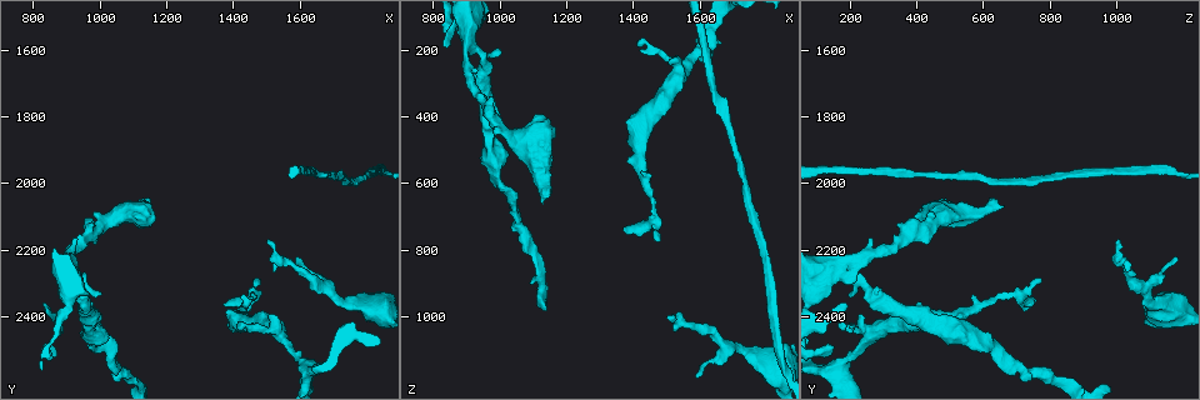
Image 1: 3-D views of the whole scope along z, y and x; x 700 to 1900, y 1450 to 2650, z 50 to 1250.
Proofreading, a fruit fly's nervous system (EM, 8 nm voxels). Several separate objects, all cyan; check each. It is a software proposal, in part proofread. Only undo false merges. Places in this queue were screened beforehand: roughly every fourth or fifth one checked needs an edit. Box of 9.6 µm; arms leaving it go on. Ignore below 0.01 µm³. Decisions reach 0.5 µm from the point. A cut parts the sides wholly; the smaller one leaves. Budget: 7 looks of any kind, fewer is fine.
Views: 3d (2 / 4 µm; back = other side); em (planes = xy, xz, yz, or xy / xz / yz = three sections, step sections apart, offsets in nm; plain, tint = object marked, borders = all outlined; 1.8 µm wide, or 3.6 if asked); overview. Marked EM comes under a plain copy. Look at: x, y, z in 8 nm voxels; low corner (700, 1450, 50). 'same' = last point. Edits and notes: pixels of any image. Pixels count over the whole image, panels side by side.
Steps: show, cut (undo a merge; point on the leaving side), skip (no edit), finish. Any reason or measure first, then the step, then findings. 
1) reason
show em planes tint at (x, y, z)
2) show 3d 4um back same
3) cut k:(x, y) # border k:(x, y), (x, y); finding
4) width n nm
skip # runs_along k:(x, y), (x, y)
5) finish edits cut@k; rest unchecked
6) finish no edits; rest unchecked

show em xz step 4 tint at (1010, 2120, 440)

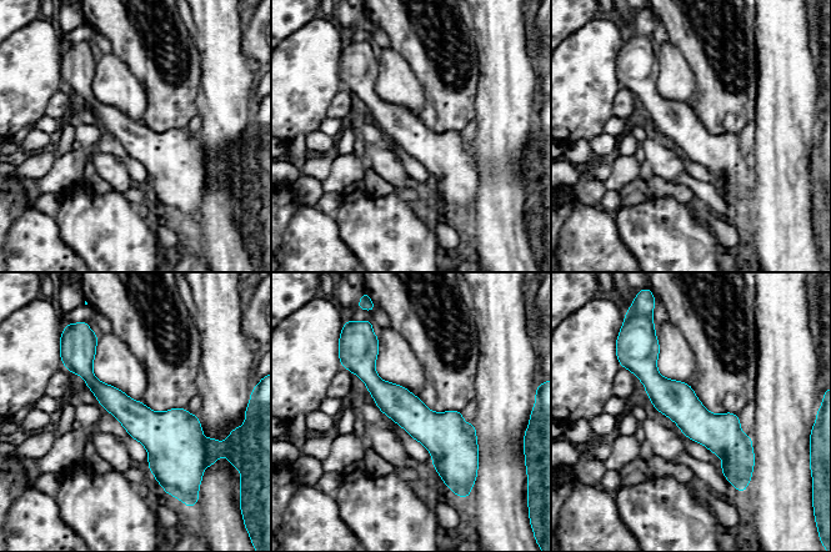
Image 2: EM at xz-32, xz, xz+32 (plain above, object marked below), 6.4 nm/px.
show em planes tint same

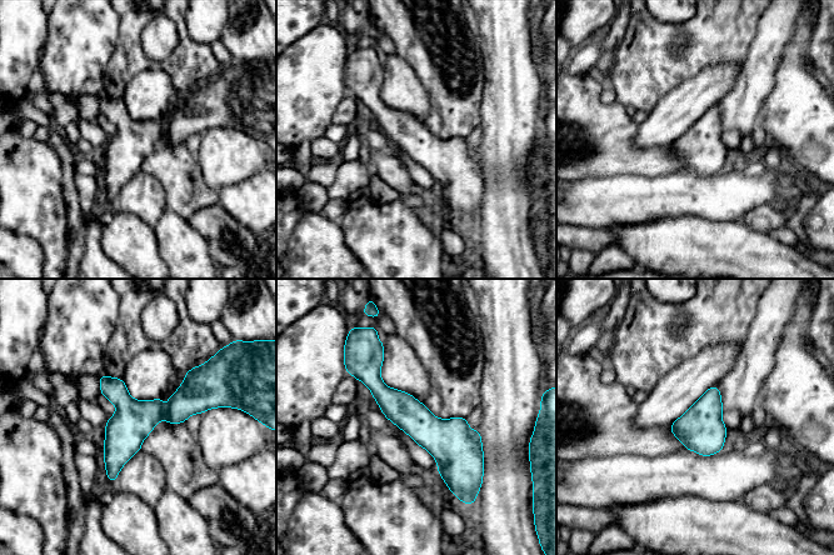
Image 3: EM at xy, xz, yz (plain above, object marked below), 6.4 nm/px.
width 220 nm
skip # runs_along 3:(378, 355), (374, 383), (455, 483); all the same neuron

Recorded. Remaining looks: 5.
sudden change in width
show 3d 4um at (1630, 2550, 150)

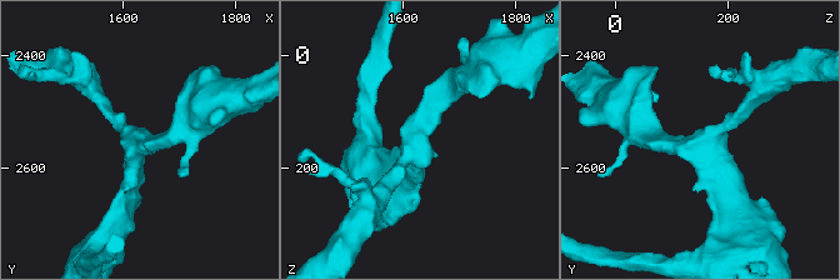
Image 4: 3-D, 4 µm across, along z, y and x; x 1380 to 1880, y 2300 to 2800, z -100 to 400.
arms 3; arm_widths 170, 220, 280 nm; shape alone is not enough
show em planes tint at (1615, 2560, 155)

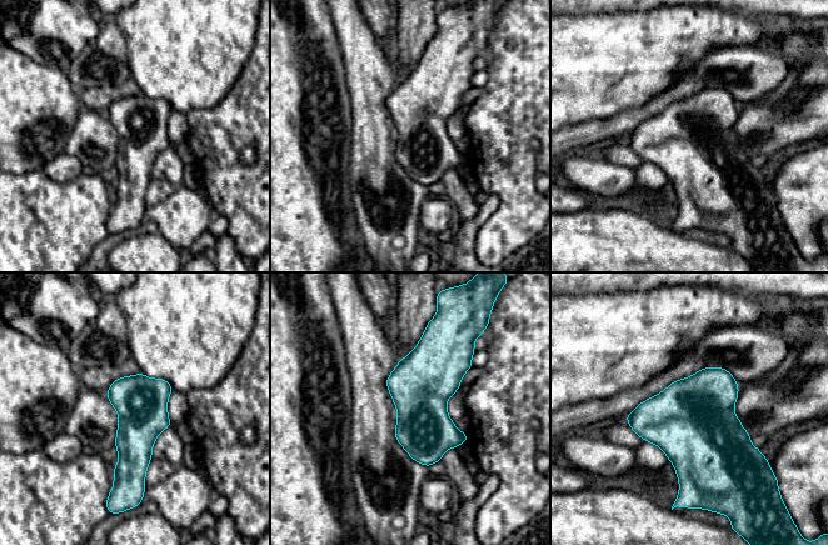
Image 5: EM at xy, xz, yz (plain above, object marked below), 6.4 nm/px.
skip # all the same neuron

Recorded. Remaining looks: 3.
three-way junction
show em 3.6um xy step 16 tint at (900, 2270, 190)

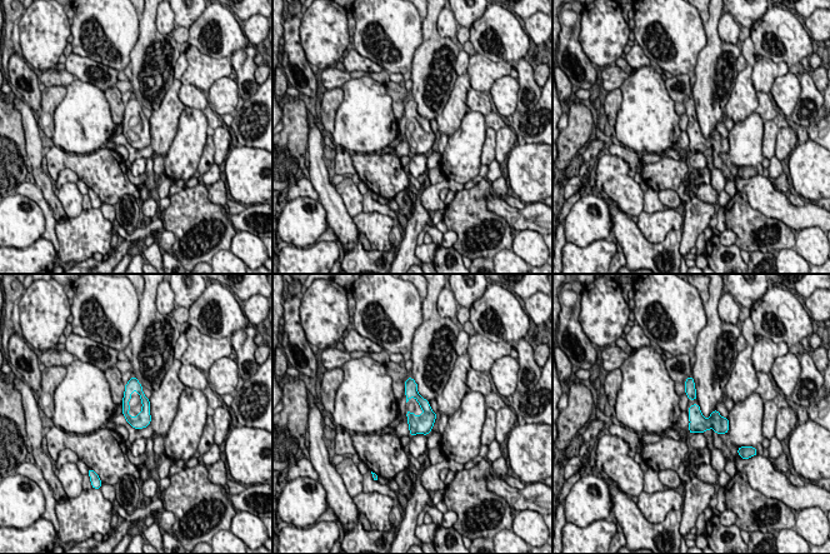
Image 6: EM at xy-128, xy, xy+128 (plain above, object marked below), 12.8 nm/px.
width 140 nm
skip # runs_along 6:(410, 382), (425, 405), (425, 430); continuous, no second neuron

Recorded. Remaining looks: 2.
finish no edits; rest unchecked

